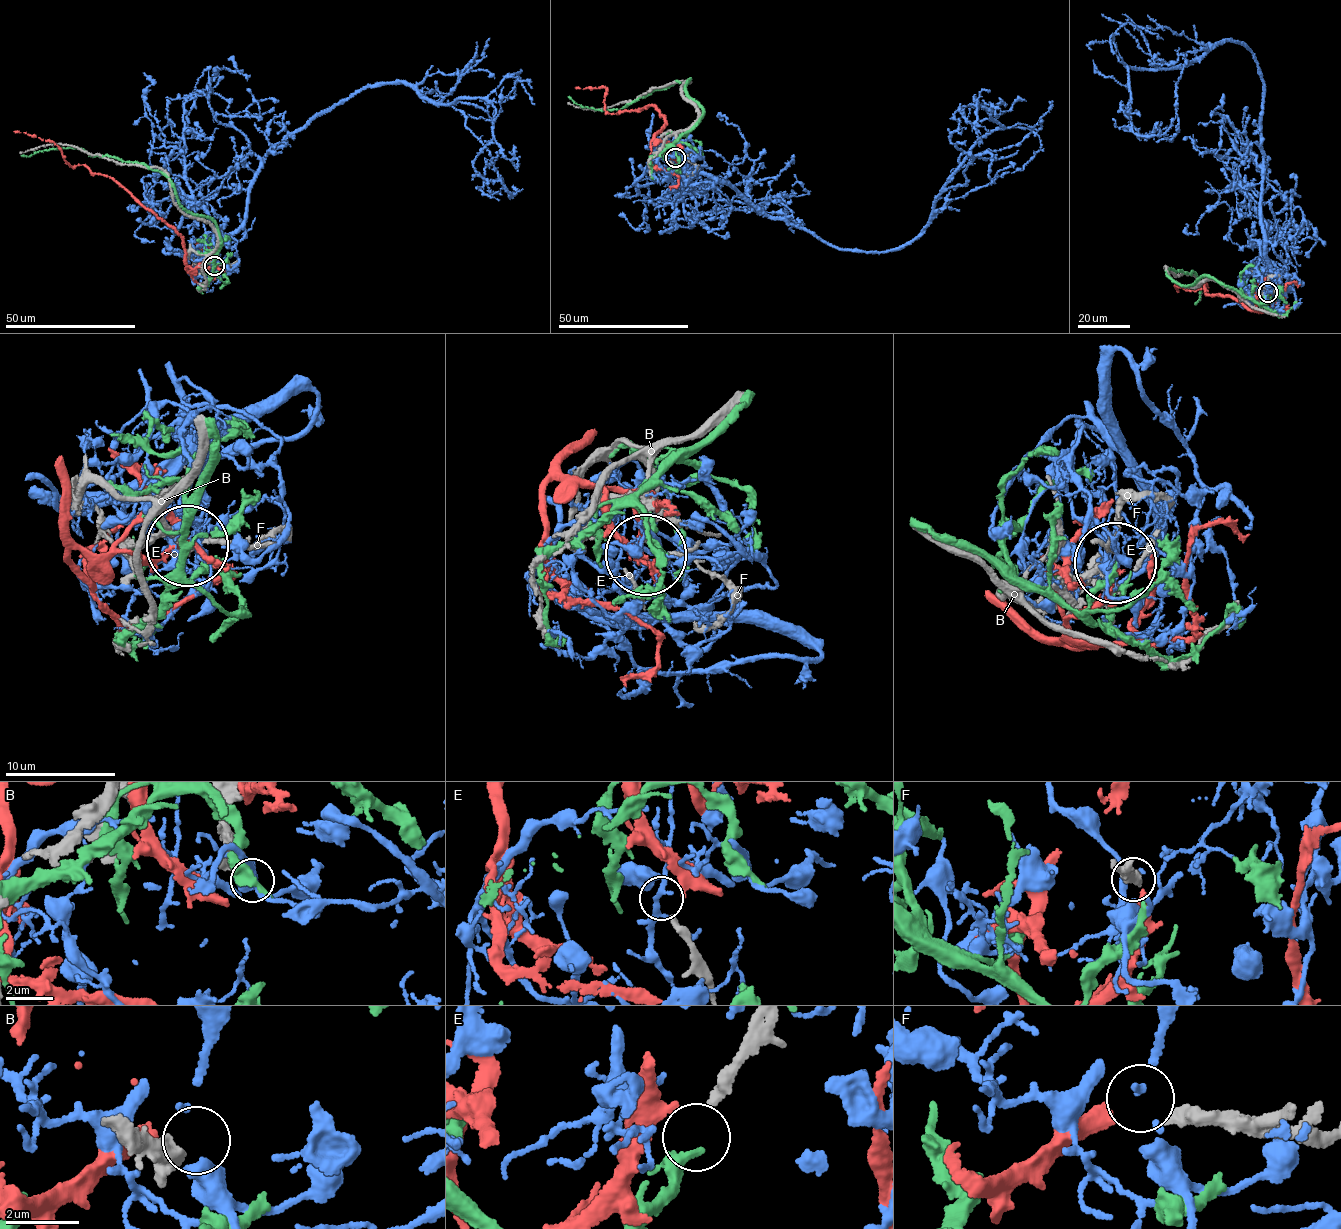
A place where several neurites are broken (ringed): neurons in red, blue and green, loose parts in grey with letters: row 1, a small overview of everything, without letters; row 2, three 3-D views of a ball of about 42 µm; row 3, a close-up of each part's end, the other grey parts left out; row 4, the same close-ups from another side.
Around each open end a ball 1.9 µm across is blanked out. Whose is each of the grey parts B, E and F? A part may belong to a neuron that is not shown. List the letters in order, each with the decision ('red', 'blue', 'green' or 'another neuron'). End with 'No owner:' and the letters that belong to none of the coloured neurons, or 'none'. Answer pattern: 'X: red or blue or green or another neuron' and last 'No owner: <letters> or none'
B: another neuron
E: another neuron
F: red
No owner: B, E

